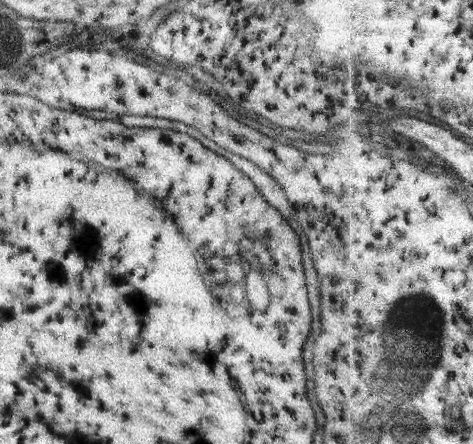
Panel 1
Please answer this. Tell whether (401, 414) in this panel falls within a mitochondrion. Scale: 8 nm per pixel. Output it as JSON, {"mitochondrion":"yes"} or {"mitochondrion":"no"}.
{"mitochondrion":"yes"}

